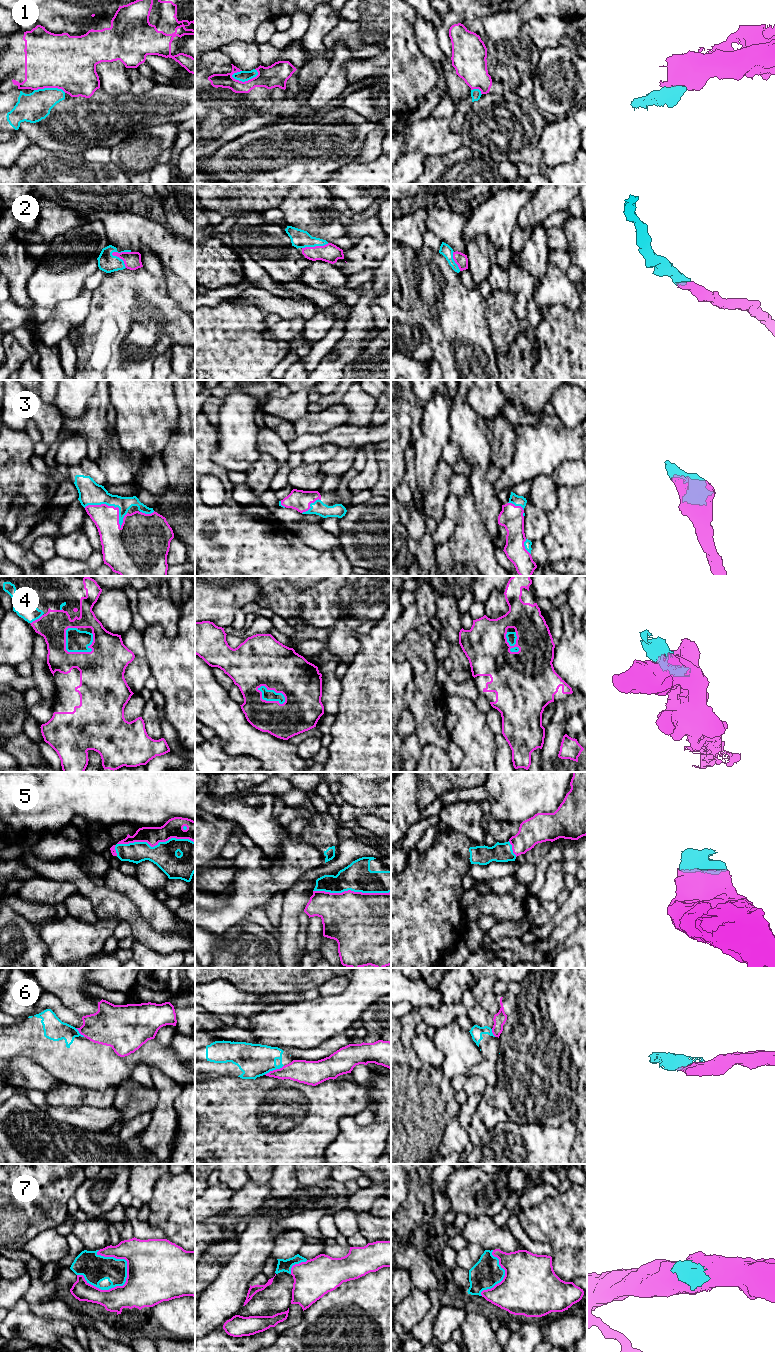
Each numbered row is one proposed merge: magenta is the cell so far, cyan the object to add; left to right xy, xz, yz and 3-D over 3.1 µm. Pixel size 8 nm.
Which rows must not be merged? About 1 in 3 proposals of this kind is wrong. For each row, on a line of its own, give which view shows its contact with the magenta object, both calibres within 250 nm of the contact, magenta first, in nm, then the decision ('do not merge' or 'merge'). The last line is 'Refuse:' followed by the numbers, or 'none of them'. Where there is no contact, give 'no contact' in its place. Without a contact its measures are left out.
1: contact in xz; calibres 180 and 90 nm; do not merge
2: contact in xy; calibres 140 and 150 nm; merge
3: contact in xy; calibres 260 and 190 nm; merge
4: contact in xy; calibres 220 and 180 nm; merge
5: contact in xy; calibres 160 and 200 nm; merge
6: contact in xz; calibres 190 and 280 nm; do not merge
7: contact in xy; calibres 300 and 220 nm; merge
Refuse: 1, 6

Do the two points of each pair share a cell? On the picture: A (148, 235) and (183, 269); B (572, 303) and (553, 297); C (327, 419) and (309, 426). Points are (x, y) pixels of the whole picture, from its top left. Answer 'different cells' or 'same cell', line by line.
A: same cell
B: same cell
C: same cell

